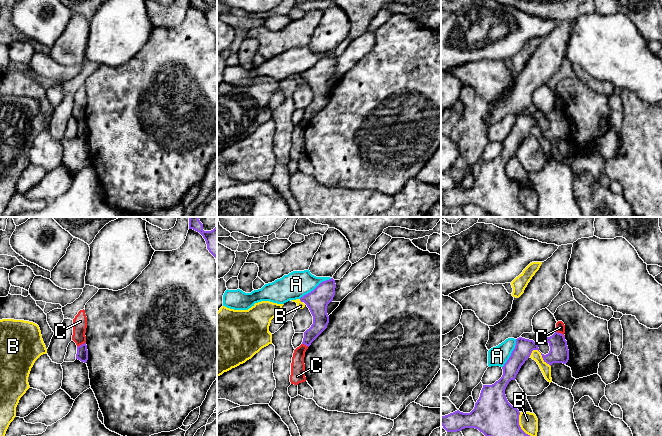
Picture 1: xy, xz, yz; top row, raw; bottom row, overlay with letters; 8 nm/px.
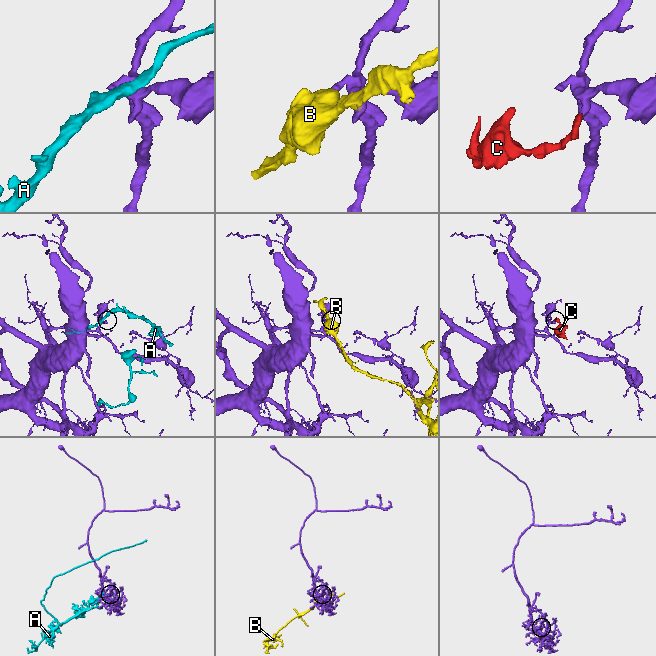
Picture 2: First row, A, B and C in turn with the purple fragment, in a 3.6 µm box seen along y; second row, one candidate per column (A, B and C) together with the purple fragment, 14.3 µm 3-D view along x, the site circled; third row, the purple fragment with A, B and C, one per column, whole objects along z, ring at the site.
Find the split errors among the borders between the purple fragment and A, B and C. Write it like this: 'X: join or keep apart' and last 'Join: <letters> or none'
A: keep apart
B: keep apart
C: keep apart
Join: none

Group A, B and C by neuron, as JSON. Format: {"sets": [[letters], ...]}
{"sets": [["A"], ["B"], ["C"]]}

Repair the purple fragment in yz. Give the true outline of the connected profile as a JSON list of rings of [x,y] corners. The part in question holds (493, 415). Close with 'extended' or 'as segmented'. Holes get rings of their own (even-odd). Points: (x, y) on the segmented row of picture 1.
[[[519,337],[511,356],[502,367],[503,375],[492,385],[483,385],[480,397],[470,413],[459,410],[441,416],[441,425],[447,432],[475,428],[485,436],[530,436],[519,425],[519,410],[512,406],[505,395],[511,380],[515,380],[521,366],[538,345],[529,339]]]; as segmented

